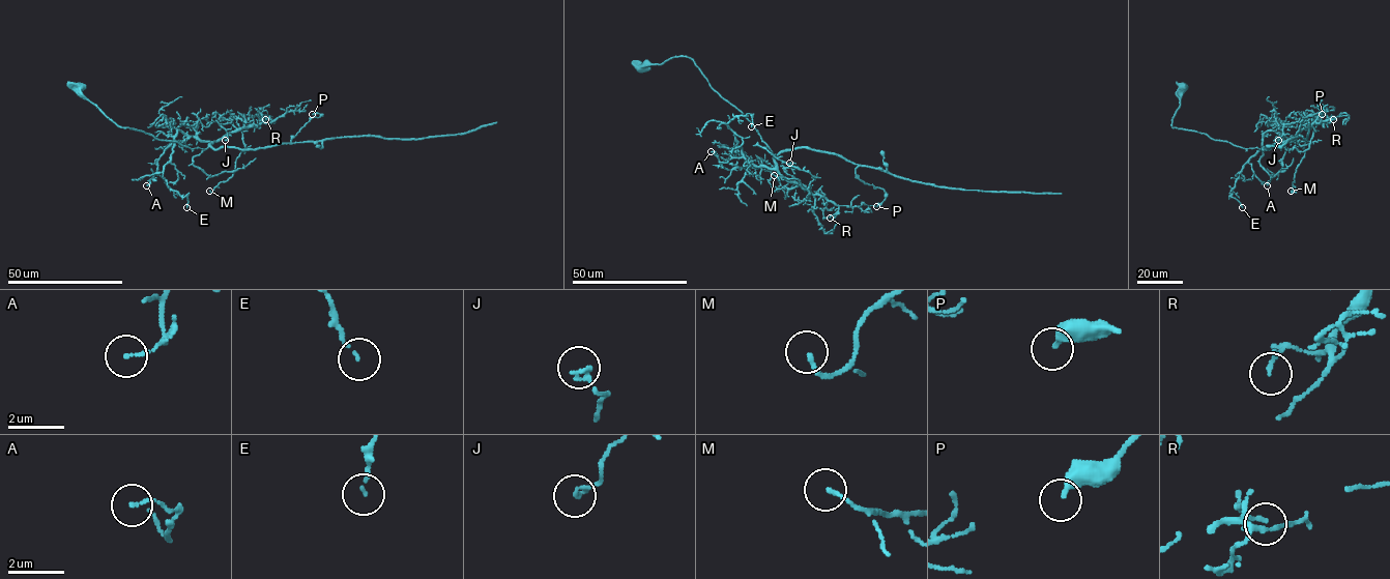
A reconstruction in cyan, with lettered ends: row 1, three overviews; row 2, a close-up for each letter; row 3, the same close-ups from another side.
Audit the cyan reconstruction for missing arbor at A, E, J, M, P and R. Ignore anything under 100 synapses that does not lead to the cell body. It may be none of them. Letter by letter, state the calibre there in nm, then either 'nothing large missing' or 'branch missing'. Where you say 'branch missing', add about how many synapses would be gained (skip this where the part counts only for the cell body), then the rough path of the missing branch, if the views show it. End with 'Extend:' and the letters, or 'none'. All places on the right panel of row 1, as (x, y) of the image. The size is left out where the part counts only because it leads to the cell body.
A: 110 nm thick; nothing large missing
E: 90 nm thick; nothing large missing
J: 150 nm thick; nothing large missing
M: 140 nm thick; nothing large missing
P: 320 nm thick; nothing large missing
R: 160 nm thick; nothing large missing
Extend: none

